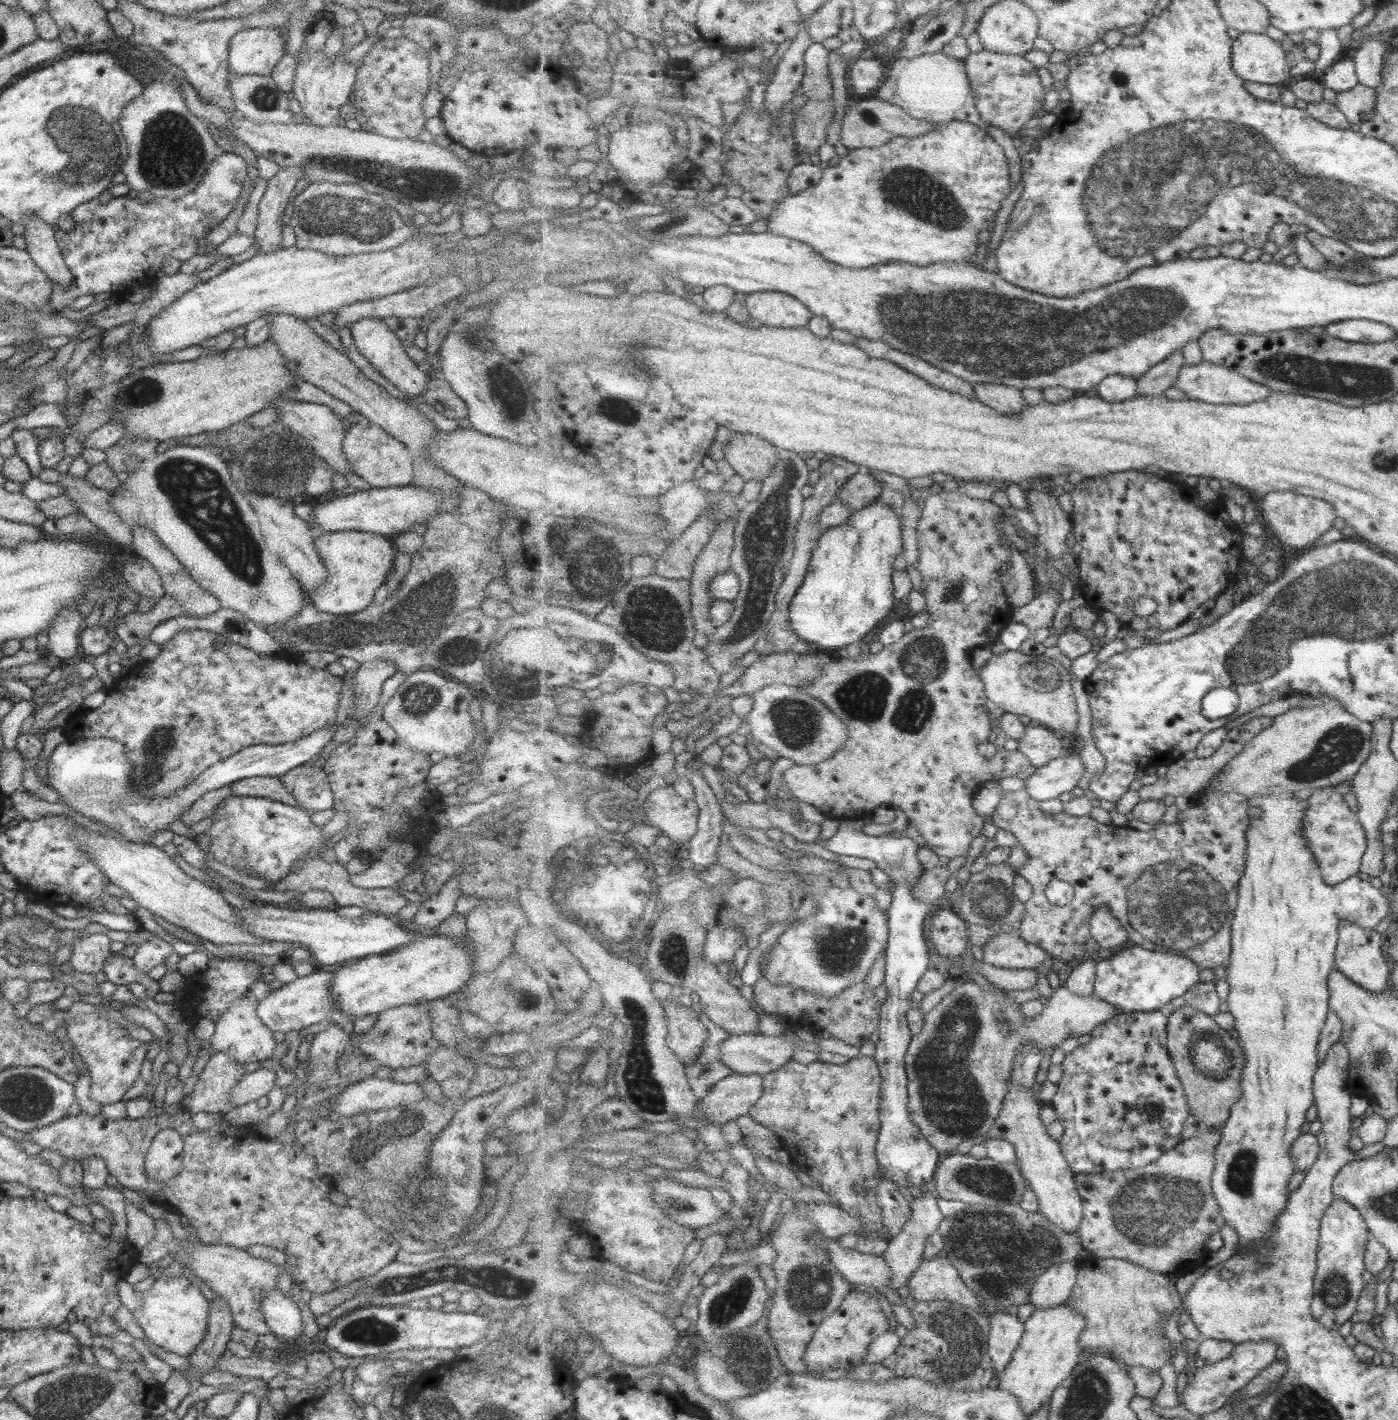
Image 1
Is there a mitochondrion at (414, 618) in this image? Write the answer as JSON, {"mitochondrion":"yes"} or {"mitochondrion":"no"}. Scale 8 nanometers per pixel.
{"mitochondrion":"yes"}

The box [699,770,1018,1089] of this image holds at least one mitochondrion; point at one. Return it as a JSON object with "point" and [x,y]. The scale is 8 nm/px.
{"point":[839,951]}

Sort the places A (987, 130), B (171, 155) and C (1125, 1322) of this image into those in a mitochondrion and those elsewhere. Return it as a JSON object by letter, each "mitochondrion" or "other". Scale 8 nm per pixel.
{"A":"other","B":"mitochondrion","C":"other"}

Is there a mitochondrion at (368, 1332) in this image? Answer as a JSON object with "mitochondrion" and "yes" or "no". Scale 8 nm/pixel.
{"mitochondrion":"yes"}

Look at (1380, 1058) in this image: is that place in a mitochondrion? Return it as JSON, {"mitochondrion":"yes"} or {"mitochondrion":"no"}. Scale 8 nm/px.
{"mitochondrion":"yes"}

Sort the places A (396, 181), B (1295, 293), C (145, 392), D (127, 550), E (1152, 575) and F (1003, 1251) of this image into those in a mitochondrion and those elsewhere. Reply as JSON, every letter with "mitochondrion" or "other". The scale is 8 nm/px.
{"A":"mitochondrion","B":"other","C":"mitochondrion","D":"other","E":"mitochondrion","F":"mitochondrion"}

